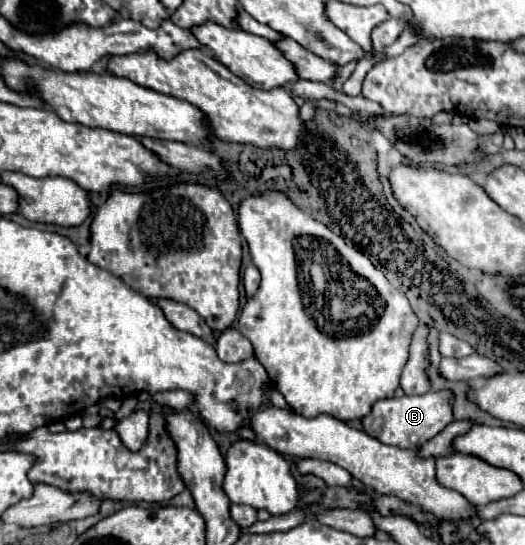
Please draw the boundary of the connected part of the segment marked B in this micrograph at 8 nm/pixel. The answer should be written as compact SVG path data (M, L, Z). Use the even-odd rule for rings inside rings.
M427 392L421 396L401 396L401 398L387 398L377 400L373 404L371 414L361 418L363 430L377 438L383 444L399 446L399 448L419 448L425 442L429 442L433 436L437 436L449 422L453 422L451 412L451 392Z

